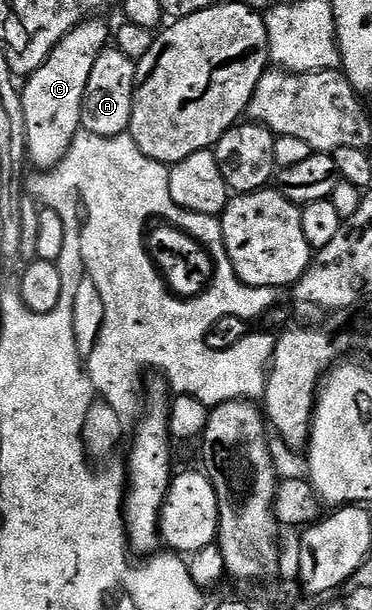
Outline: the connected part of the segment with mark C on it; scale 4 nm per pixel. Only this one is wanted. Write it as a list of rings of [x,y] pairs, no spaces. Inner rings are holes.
[[[90,17],[78,25],[71,33],[51,49],[47,61],[35,69],[24,80],[20,88],[23,105],[23,121],[27,129],[27,159],[38,172],[52,170],[64,159],[71,147],[72,139],[81,131],[81,106],[83,93],[87,93],[87,80],[91,78],[91,68],[95,57],[111,39],[111,27],[101,17]]]

